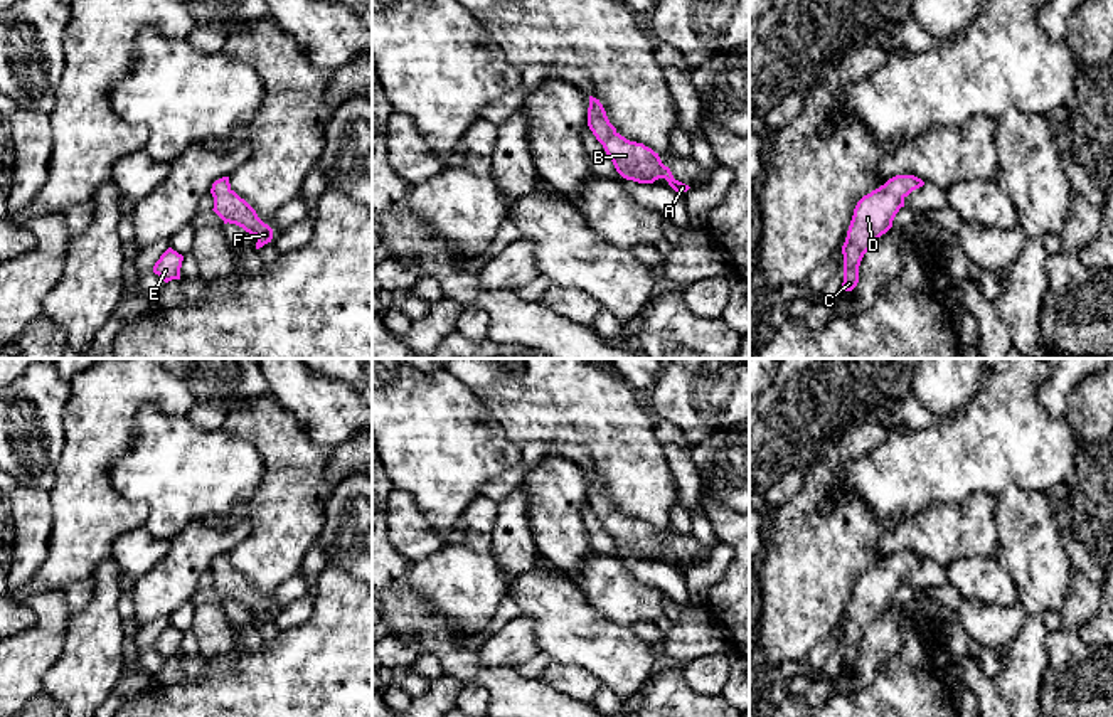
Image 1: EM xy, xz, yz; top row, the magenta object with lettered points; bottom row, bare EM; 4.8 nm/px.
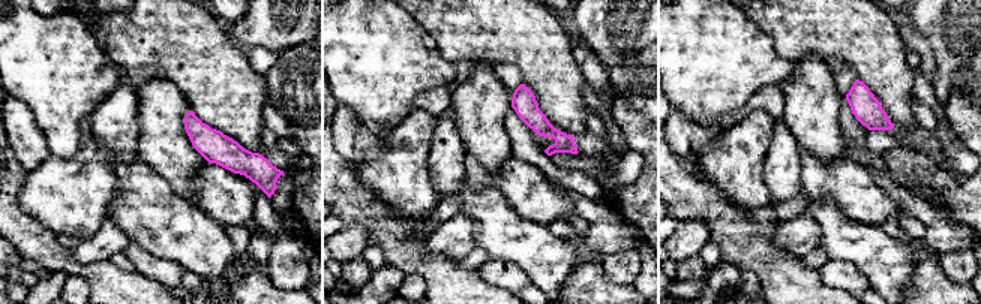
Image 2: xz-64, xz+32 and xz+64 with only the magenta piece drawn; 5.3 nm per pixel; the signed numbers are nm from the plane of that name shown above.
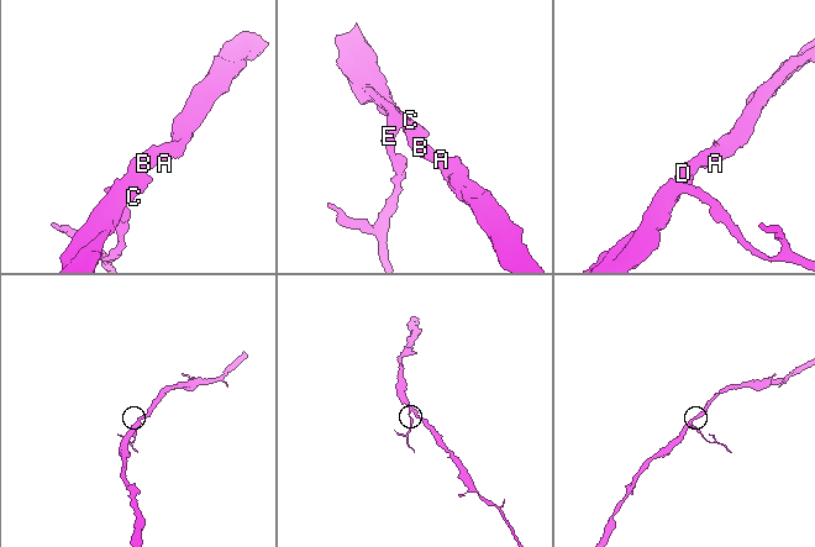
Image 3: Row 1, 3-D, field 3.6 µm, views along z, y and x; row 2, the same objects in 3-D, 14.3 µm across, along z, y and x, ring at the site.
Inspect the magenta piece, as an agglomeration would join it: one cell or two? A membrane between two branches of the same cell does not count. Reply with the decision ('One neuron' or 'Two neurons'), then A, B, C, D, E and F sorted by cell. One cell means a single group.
One neuron. Groups: A B C D E F

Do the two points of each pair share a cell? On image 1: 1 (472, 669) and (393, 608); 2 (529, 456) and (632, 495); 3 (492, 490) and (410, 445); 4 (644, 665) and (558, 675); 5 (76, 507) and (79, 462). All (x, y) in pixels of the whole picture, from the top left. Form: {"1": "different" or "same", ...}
{"1": "same", "2": "different", "3": "different", "4": "different", "5": "same"}

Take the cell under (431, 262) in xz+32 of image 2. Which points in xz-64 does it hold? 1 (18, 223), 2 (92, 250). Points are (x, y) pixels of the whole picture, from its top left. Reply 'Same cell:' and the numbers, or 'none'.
Same cell: 1

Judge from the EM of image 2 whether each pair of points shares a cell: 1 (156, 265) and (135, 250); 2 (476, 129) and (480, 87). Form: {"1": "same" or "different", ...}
{"1": "same", "2": "same"}

